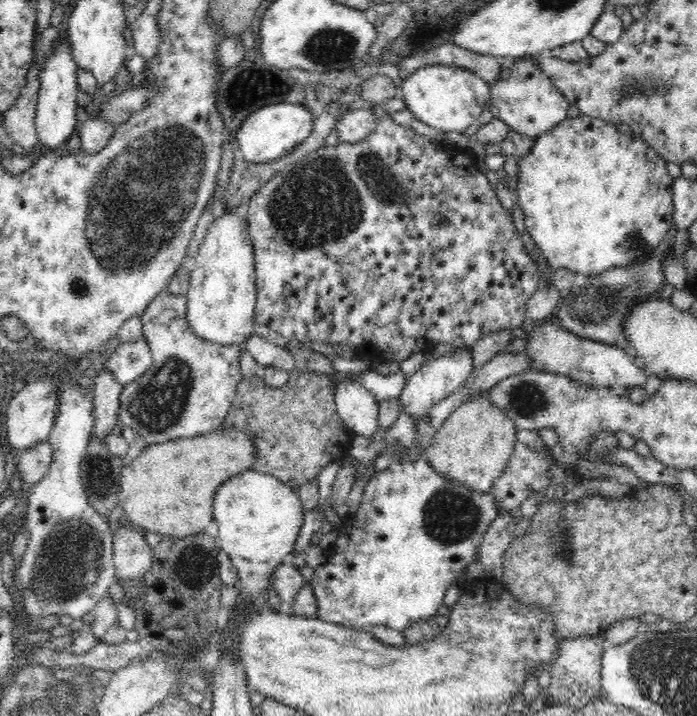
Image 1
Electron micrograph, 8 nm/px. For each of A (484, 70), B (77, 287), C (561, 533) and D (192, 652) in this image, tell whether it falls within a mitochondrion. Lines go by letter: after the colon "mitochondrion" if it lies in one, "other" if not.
A: other
B: mitochondrion
C: mitochondrion
D: other

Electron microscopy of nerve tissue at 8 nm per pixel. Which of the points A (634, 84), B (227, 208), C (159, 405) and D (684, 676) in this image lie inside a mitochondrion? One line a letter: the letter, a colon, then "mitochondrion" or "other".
A: mitochondrion
B: other
C: mitochondrion
D: mitochondrion

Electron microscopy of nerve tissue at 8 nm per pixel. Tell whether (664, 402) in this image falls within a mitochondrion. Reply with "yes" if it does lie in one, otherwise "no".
no

